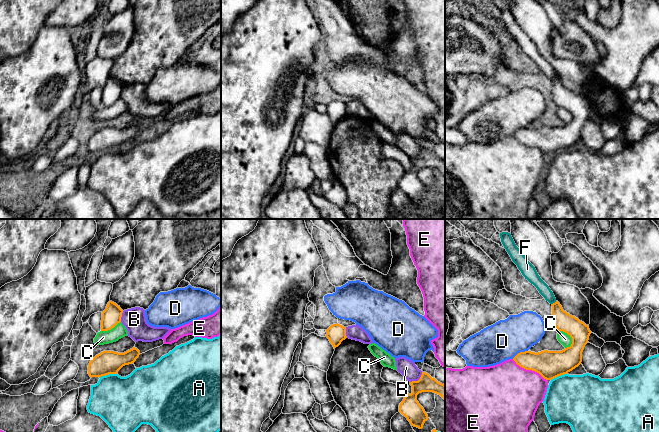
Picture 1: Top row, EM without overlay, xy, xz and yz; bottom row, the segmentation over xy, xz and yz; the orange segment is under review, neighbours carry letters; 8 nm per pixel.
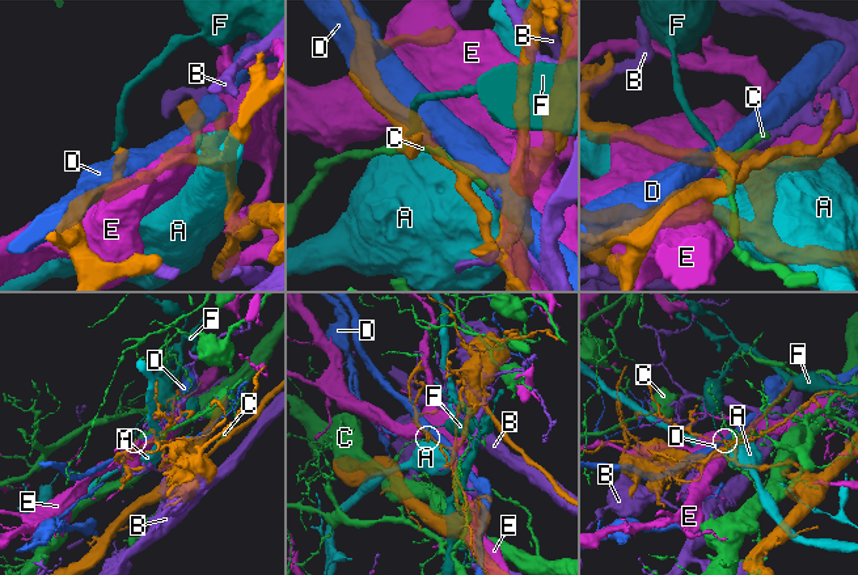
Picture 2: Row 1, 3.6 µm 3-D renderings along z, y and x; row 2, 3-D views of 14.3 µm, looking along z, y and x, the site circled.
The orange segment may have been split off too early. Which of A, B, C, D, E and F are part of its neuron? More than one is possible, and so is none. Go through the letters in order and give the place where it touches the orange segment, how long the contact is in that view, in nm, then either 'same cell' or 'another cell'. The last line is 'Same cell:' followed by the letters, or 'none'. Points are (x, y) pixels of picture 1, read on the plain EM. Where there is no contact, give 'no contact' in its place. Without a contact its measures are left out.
A: xy (107, 150) | 150 nm | another cell
B: xz (418, 156) | 130 nm | another cell
C: yz (570, 112) | 170 nm | another cell
D: yz (520, 128) | 140 nm | another cell
E: yz (530, 145) | 340 nm | another cell
F: yz (555, 78) | 50 nm | another cell
Same cell: none

